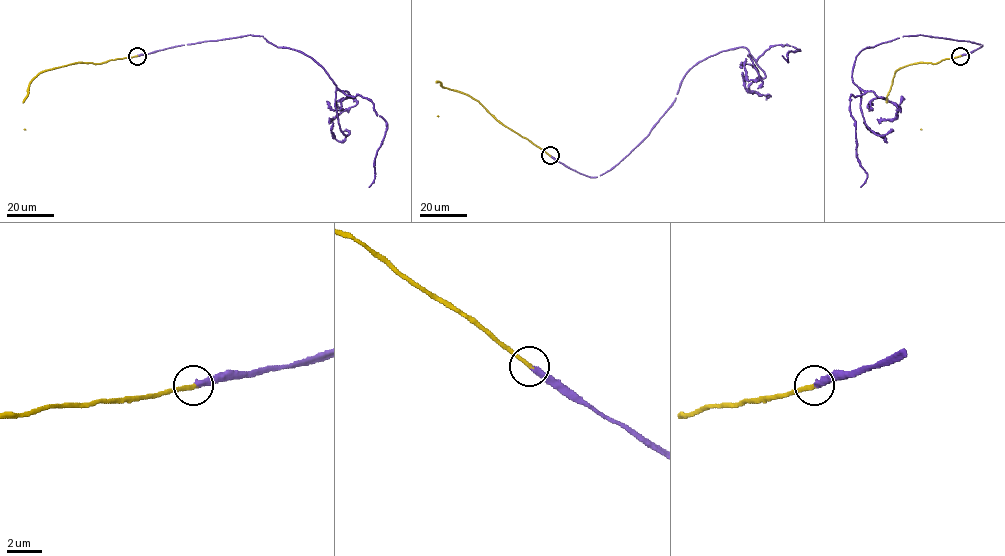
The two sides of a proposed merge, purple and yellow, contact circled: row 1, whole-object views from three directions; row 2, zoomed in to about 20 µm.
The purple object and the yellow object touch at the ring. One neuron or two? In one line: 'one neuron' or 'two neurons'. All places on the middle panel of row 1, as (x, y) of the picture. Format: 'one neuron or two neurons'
one neuron

